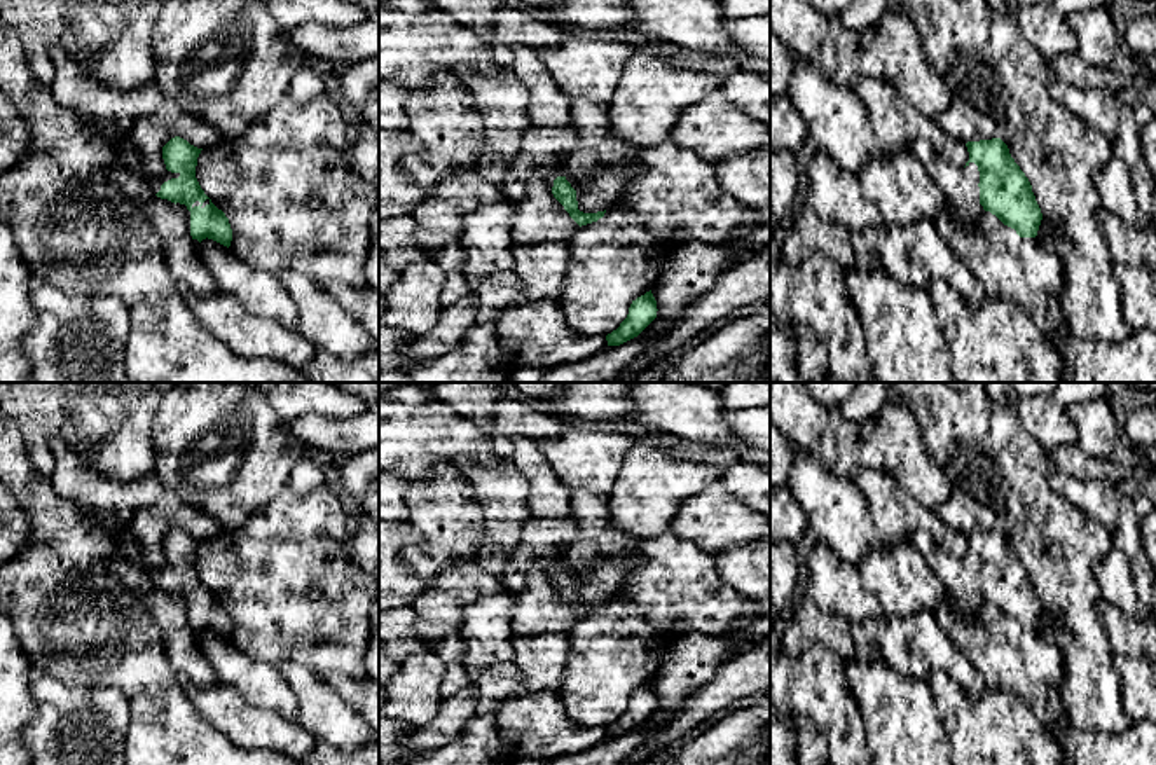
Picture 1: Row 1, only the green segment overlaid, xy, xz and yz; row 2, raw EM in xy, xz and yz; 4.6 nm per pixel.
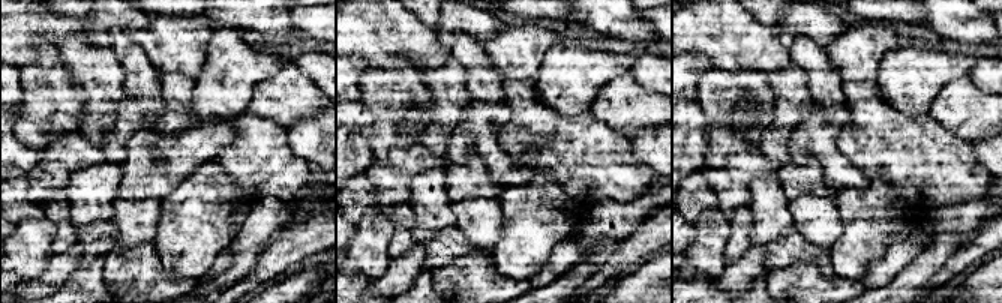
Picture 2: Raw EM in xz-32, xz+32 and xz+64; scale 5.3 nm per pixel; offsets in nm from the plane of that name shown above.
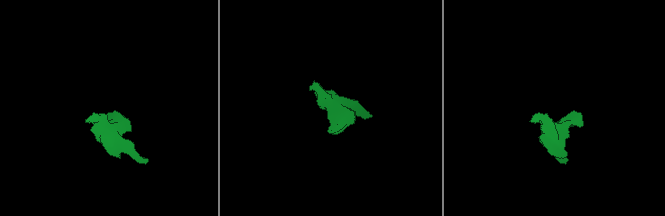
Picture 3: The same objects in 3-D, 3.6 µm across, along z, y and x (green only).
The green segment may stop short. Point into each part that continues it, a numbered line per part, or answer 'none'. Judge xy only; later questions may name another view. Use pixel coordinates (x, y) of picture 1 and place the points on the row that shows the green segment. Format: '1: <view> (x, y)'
1: xy (166, 175)

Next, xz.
1: xz (556, 166)

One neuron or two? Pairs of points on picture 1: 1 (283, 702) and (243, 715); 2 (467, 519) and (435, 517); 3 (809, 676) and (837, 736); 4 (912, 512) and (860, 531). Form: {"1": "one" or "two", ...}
{"1": "two", "2": "one", "3": "one", "4": "two"}

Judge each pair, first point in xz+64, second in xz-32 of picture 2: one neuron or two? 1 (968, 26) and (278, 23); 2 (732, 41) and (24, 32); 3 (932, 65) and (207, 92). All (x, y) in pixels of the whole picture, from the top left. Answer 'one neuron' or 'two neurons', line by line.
1: one neuron
2: one neuron
3: one neuron

